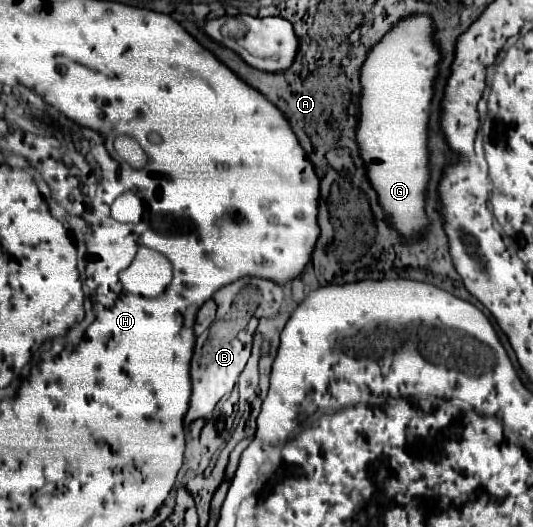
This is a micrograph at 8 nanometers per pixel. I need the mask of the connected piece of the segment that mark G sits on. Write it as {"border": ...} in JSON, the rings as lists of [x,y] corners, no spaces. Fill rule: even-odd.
{"border":[[[409,17],[403,19],[391,33],[387,33],[367,55],[361,69],[361,121],[357,127],[357,143],[361,147],[361,155],[367,163],[367,175],[371,185],[379,195],[379,203],[391,215],[391,225],[411,237],[413,233],[423,233],[427,227],[425,217],[425,187],[429,179],[427,169],[427,121],[429,121],[429,103],[433,97],[433,79],[437,75],[439,49],[431,41],[431,19],[429,17]]]}

